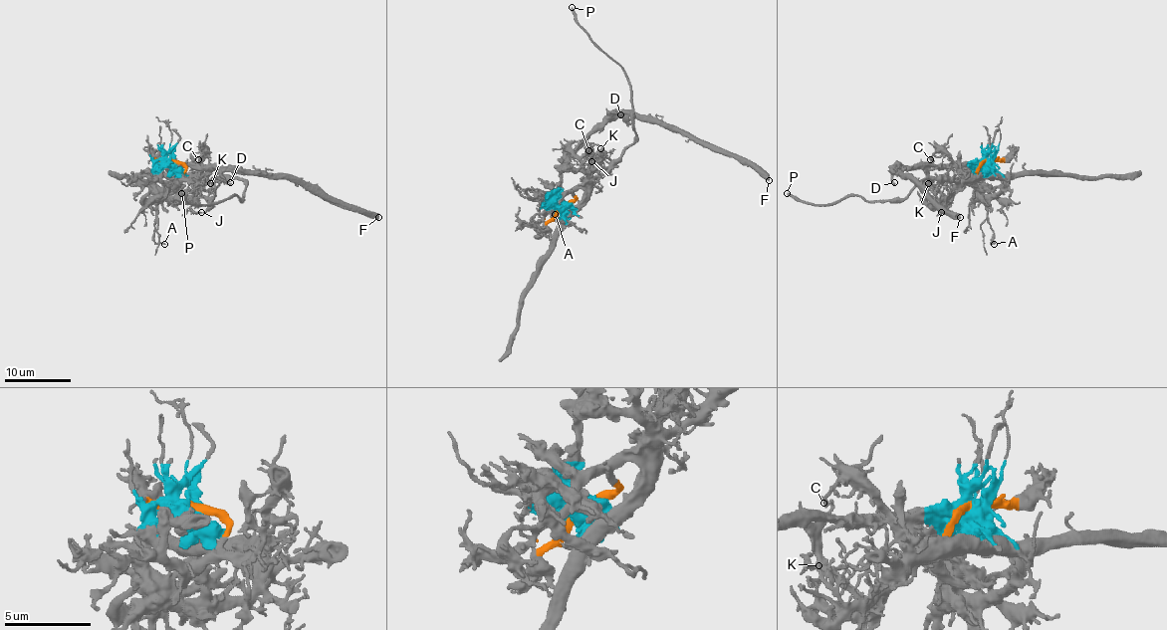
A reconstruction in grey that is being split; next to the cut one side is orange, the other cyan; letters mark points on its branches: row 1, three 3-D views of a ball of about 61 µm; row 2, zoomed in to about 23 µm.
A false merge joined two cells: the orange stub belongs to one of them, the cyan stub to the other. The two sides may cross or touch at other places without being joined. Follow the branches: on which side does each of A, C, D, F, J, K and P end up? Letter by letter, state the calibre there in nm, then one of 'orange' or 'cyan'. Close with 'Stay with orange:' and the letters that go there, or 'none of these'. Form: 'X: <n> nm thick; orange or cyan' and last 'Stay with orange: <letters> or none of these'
A: 180 nm thick; cyan
C: 160 nm thick; orange
D: 160 nm thick; cyan
F: 440 nm thick; cyan
J: 160 nm thick; orange
K: 150 nm thick; orange
P: 280 nm thick; orange
Stay with orange: C, J, K, P

